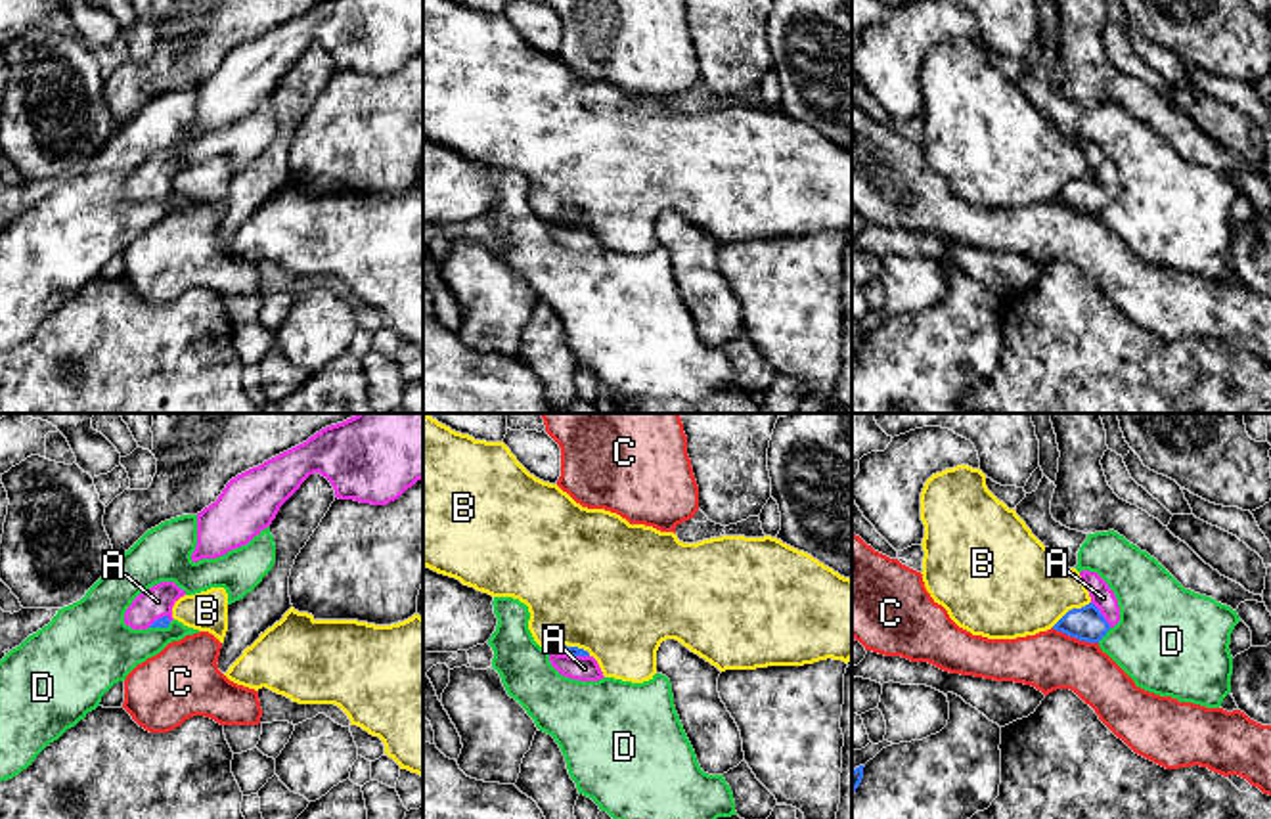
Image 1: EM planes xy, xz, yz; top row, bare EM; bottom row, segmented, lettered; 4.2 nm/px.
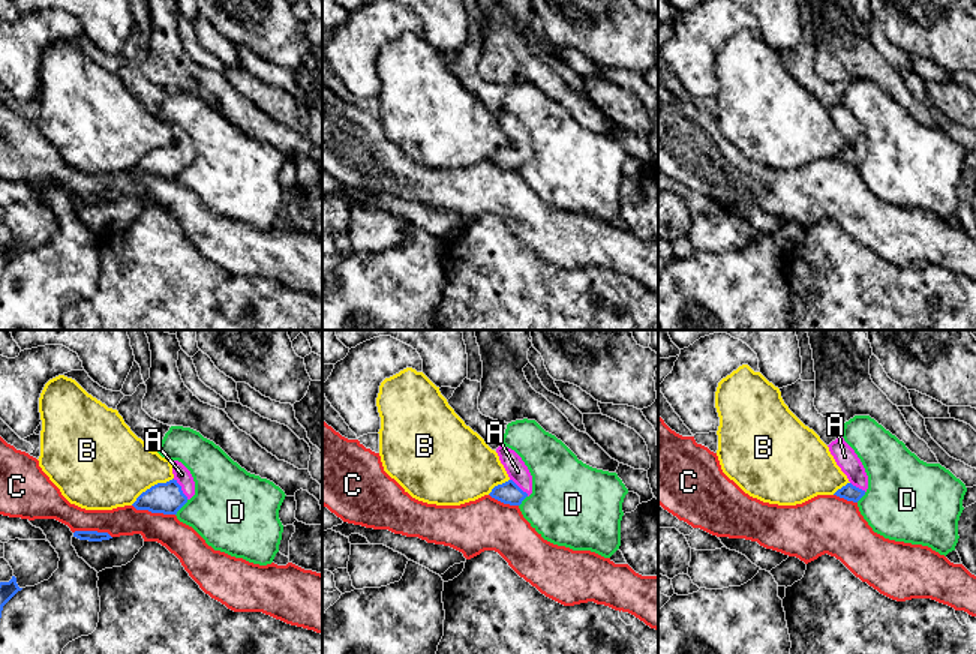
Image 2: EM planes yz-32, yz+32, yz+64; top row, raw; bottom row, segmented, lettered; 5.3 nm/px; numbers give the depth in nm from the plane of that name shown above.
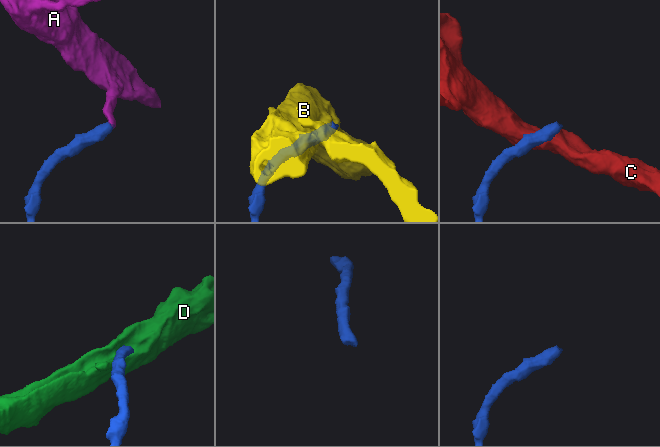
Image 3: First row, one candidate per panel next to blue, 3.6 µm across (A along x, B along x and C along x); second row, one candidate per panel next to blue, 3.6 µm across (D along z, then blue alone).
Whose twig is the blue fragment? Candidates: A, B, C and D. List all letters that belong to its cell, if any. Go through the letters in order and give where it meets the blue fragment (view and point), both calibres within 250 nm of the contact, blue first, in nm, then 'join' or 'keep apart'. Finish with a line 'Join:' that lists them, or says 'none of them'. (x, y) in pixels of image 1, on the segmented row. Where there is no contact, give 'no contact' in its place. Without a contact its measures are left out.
A: contact xz (571, 655); calibres 50 and 110 nm; join
B: contact xz (573, 647); calibres 50 and 480 nm; keep apart
C: contact yz (1074, 636); calibres 140 and 260 nm; keep apart
D: contact yz (1103, 636); calibres 140 and 400 nm; keep apart
Join: A

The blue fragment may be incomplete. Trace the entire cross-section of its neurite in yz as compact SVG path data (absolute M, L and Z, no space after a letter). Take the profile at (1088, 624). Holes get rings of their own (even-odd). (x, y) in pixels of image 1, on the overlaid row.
M1081 570L1080 576L1089 591L1091 603L1068 610L1053 630L1080 641L1099 643L1120 622L1118 599L1097 572Z

